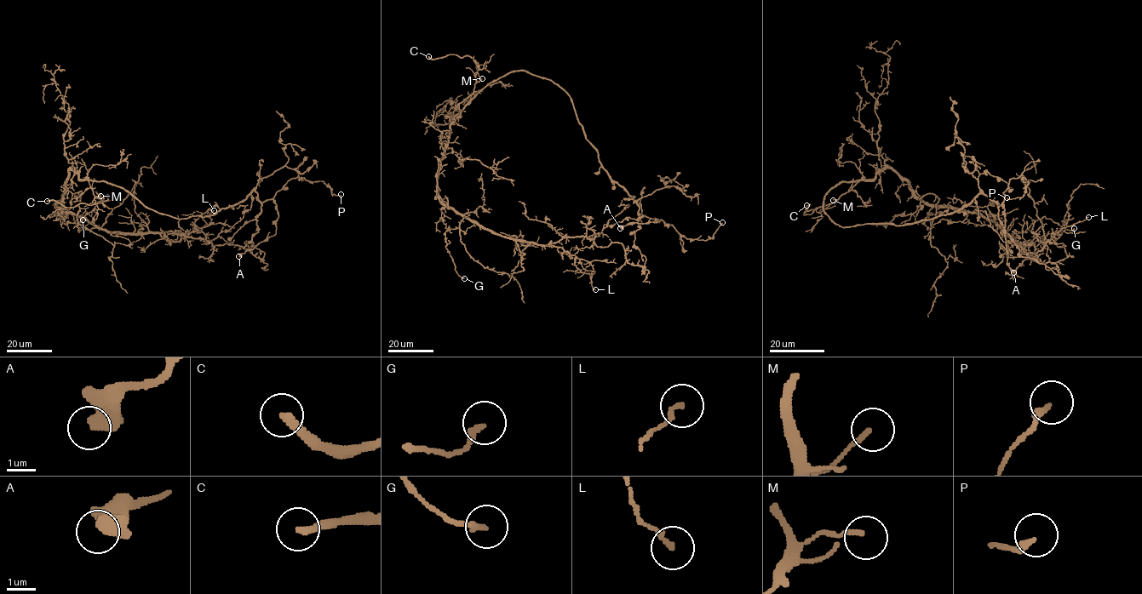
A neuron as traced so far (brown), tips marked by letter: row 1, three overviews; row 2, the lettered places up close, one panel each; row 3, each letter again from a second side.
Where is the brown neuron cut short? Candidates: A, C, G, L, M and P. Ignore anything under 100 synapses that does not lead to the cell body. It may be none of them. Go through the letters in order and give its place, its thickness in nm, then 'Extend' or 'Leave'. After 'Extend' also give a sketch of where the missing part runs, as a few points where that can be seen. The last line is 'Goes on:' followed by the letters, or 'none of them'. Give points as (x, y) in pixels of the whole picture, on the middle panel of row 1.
A: Place: (620, 228). Thickness 600 nm. Leave
C: Place: (428, 56). Thickness 260 nm. Extend. Course of what is missing: (428, 56), (428, 37), (423, 29)
G: Place: (464, 278). Thickness 190 nm. Leave
L: Place: (595, 289). Thickness 140 nm. Leave
M: Place: (482, 78). Thickness 150 nm. Leave
P: Place: (722, 222). Thickness 200 nm. Leave
Goes on: C

